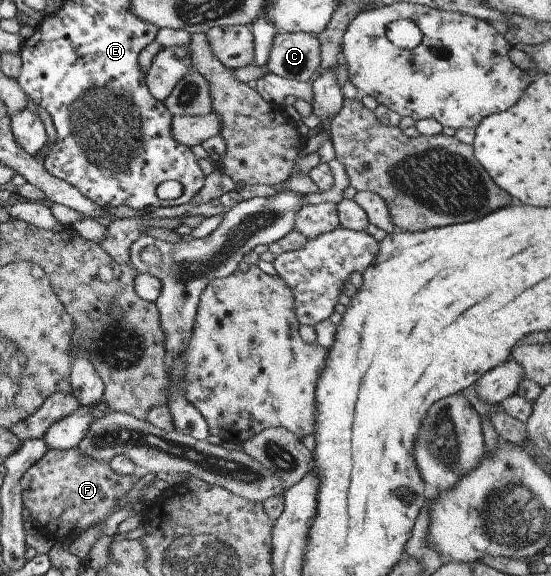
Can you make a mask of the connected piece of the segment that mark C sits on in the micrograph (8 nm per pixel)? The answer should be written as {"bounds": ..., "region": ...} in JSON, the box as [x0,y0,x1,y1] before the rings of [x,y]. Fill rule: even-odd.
{"bounds":[265,32,320,82],"region":[[[308,32],[278,33],[271,41],[265,66],[283,79],[311,82],[319,69],[320,49],[317,35]]]}

